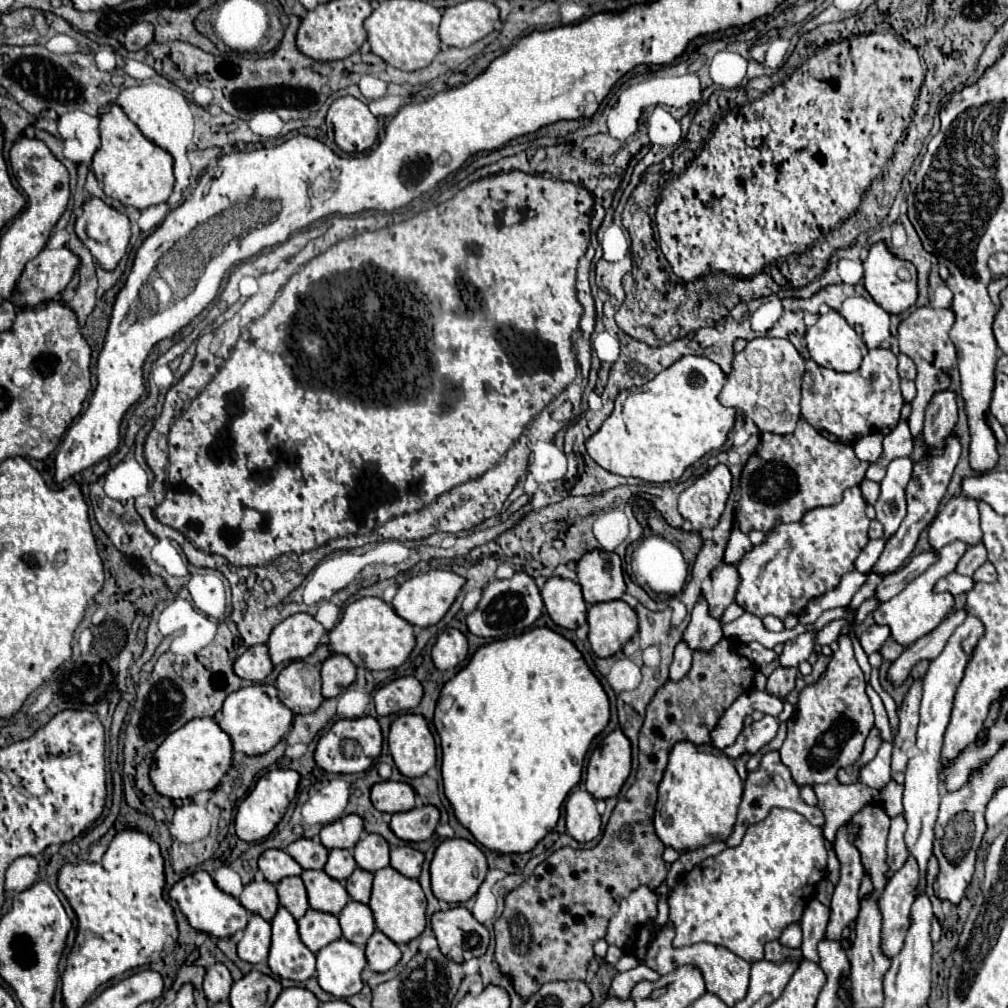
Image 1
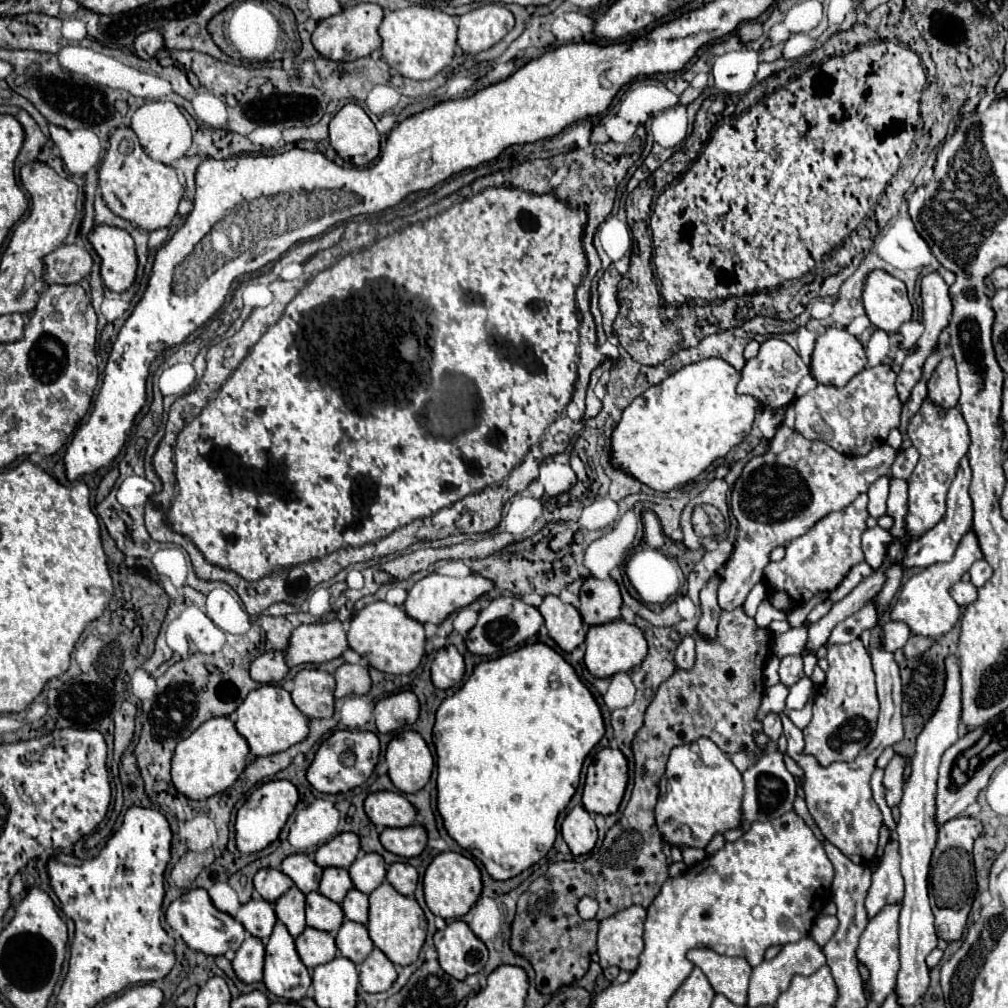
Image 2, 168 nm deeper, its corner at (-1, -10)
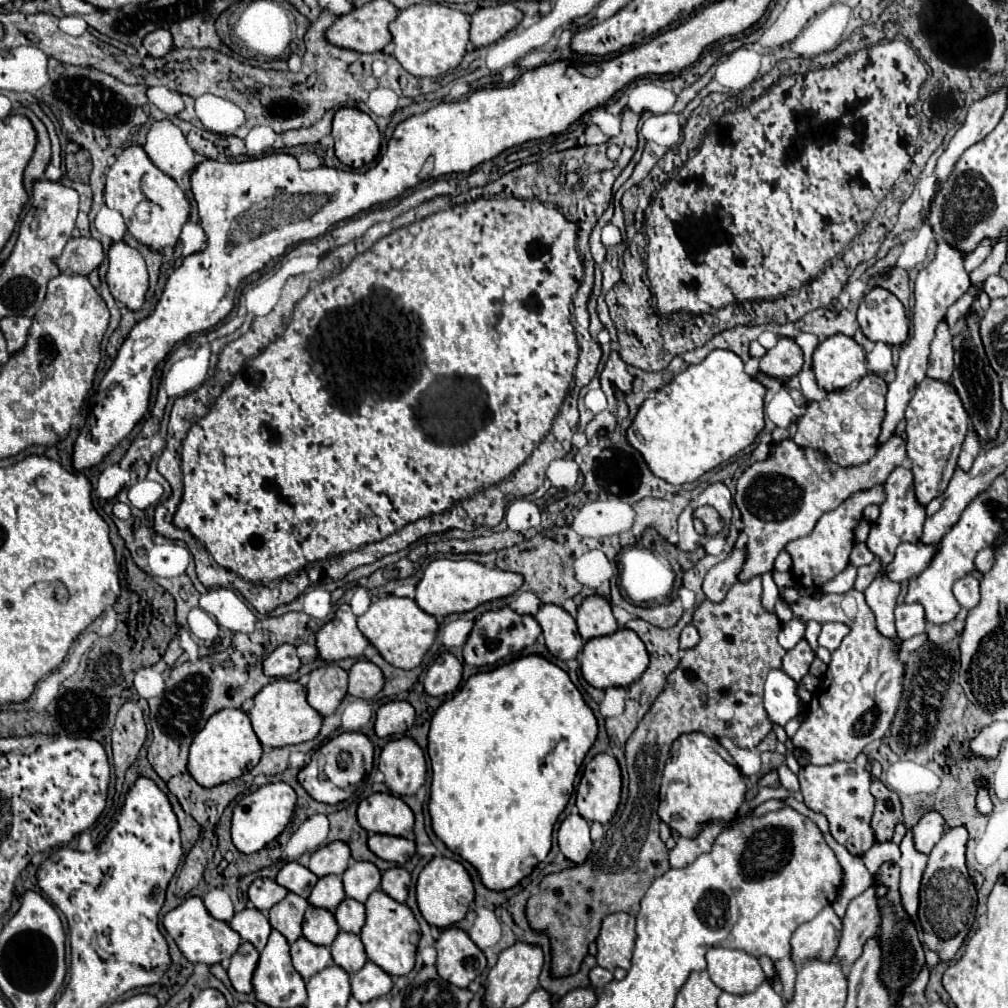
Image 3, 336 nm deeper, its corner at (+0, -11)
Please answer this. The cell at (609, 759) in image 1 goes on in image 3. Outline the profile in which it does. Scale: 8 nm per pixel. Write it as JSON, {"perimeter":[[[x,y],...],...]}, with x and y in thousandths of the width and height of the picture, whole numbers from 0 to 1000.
{"perimeter":[[[592,748],[578,764],[572,782],[574,808],[584,815],[604,815],[616,792],[616,764],[610,750]]]}

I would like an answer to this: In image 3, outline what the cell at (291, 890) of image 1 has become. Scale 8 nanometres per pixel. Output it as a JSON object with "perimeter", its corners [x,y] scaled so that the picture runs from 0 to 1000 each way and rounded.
{"perimeter":[[[287,885],[277,897],[267,903],[267,915],[273,923],[277,923],[287,937],[291,937],[299,929],[301,907],[305,901],[305,893]]]}

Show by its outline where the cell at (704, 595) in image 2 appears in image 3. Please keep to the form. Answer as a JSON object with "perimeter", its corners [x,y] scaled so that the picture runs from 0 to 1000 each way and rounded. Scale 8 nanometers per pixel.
{"perimeter":[[[729,544],[717,558],[707,562],[697,577],[697,587],[703,597],[715,597],[723,583],[731,577],[731,567],[739,556],[739,546]]]}

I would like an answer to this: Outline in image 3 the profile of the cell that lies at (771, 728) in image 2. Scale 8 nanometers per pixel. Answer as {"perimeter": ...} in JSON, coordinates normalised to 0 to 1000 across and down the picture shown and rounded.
{"perimeter":[[[765,665],[759,675],[759,706],[769,720],[779,720],[785,712],[789,712],[797,700],[789,690],[791,679],[777,665]]]}

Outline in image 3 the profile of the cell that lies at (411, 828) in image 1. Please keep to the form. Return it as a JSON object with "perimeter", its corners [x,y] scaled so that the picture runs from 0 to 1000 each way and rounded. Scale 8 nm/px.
{"perimeter":[[[366,827],[366,841],[380,853],[402,857],[412,847],[412,835],[386,827]]]}

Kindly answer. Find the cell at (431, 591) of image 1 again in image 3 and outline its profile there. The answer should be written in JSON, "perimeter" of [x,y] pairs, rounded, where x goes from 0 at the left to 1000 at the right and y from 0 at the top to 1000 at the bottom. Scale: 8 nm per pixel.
{"perimeter":[[[430,556],[424,565],[420,567],[418,577],[414,579],[414,591],[412,597],[418,605],[432,613],[439,613],[443,609],[457,609],[473,603],[479,597],[491,595],[491,593],[501,593],[509,589],[515,581],[519,579],[517,569],[509,567],[499,567],[493,563],[481,563],[475,558],[467,556]]]}

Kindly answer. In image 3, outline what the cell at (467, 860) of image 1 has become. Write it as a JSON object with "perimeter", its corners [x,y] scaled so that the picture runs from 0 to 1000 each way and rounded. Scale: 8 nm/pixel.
{"perimeter":[[[430,851],[414,871],[414,897],[420,911],[434,921],[443,921],[461,911],[471,893],[471,881],[461,859],[449,851]]]}

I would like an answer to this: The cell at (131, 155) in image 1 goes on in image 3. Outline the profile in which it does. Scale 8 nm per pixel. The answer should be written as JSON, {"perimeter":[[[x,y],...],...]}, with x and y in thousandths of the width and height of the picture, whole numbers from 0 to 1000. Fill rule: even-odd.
{"perimeter":[[[126,145],[108,165],[104,181],[104,202],[116,210],[120,210],[126,228],[140,240],[146,242],[150,248],[160,248],[162,244],[174,244],[178,230],[188,216],[188,200],[178,187],[178,183],[162,173],[144,153],[140,145]],[[138,200],[148,200],[150,216],[146,220],[136,218],[134,206]]]}

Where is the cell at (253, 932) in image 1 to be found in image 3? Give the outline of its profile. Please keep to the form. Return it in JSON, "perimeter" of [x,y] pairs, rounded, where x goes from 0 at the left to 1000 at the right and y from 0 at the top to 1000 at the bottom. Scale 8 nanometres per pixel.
{"perimeter":[[[241,933],[237,942],[229,948],[229,954],[225,960],[227,972],[235,984],[251,984],[249,970],[255,960],[255,952],[257,952],[255,940],[249,935]]]}

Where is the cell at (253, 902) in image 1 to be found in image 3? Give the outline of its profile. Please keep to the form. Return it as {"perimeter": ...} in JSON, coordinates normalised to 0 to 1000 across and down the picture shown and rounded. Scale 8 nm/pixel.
{"perimeter":[[[243,901],[231,909],[227,919],[237,925],[237,929],[245,935],[249,935],[255,942],[261,942],[265,937],[265,931],[269,927],[269,917],[267,911],[255,903],[255,901]]]}

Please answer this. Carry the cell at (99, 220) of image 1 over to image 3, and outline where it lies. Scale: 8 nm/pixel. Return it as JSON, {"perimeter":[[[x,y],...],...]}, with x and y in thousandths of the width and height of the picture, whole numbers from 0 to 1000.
{"perimeter":[[[112,240],[108,246],[106,284],[112,296],[126,302],[130,308],[138,308],[144,298],[148,274],[142,254],[124,240]]]}

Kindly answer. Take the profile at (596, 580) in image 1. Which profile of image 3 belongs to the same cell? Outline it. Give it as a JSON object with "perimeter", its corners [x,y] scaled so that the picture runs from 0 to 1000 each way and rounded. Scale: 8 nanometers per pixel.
{"perimeter":[[[588,589],[578,595],[572,609],[572,623],[578,635],[608,629],[612,625],[612,615],[606,607],[606,599],[600,591]]]}

